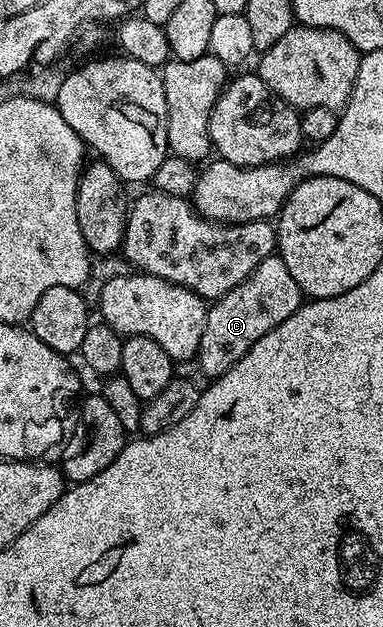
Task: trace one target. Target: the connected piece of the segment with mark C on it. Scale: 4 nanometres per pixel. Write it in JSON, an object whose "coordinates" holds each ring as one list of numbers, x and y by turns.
{"coordinates":[[275,253,264,261,260,261,260,265,256,265,256,269,252,269,248,278,240,281,240,285,236,285,236,289,224,293,209,304,204,321,204,337,200,337,200,349,196,356,199,372,203,376,206,374,207,380,210,381,228,373,228,369,232,369,232,365,236,365,236,361,240,361,240,357,247,355,252,349,252,345,256,345,256,341,260,341,260,337,264,337,264,333,268,333,272,329,276,329,276,325,288,321,288,317,292,317,292,313,296,313,296,309,300,309,303,302,304,296,300,285,296,285,292,273,288,273,288,265,284,265,281,255]]}

